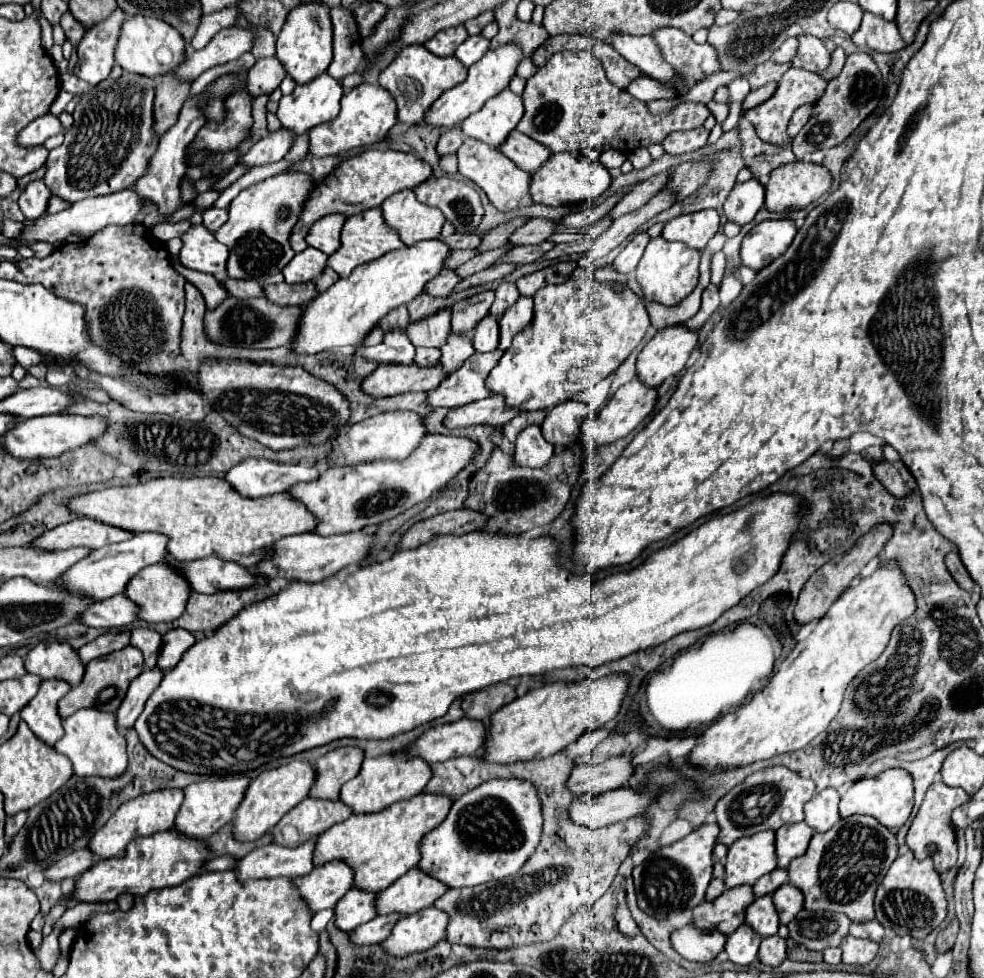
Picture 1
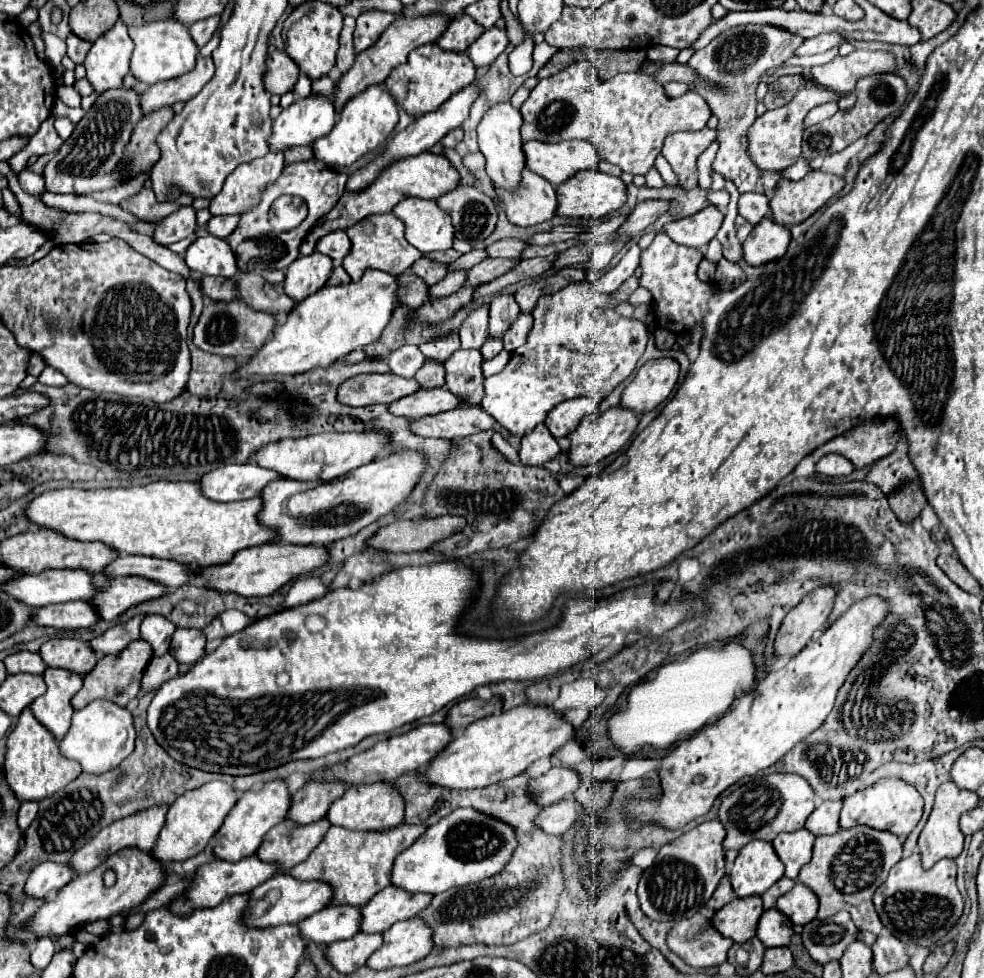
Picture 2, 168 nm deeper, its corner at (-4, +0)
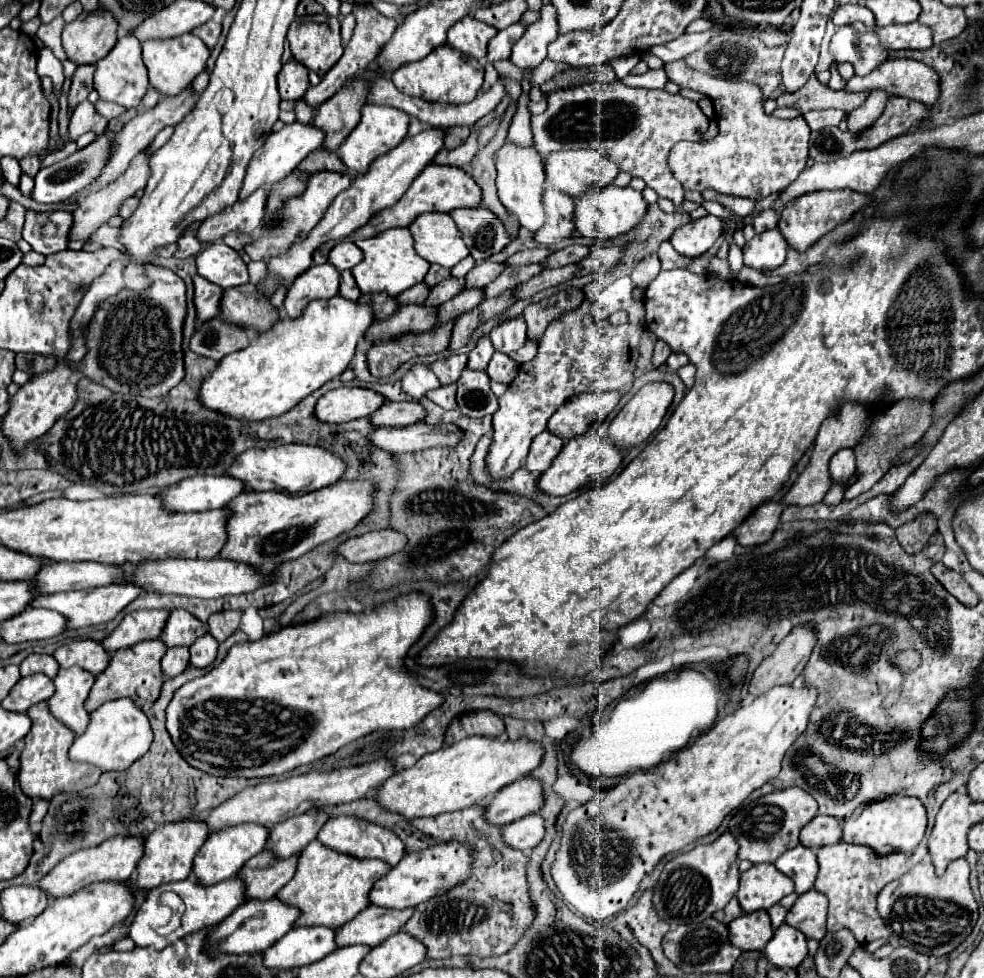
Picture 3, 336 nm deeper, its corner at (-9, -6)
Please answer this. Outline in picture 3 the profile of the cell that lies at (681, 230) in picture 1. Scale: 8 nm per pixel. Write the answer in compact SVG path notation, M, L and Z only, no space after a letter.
M707 214L699 220L691 220L689 224L677 228L671 236L671 246L679 254L695 258L705 254L721 234L723 234L723 220Z

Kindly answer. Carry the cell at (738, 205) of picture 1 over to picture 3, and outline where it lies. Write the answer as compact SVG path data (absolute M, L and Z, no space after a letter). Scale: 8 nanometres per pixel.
M761 210L761 212L757 212L757 214L753 216L751 226L755 228L757 234L761 234L761 232L765 232L765 230L773 230L773 228L777 226L777 222L779 222L779 216L777 216L775 210Z

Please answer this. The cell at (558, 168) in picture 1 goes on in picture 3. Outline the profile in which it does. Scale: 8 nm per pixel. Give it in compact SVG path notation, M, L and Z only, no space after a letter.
M605 186L605 188L589 188L589 192L585 192L585 196L579 196L575 200L575 234L579 236L587 236L587 238L599 238L599 240L607 240L607 238L615 238L619 234L629 232L645 214L647 210L647 202L643 200L641 192L633 190L633 188L619 188L619 186Z

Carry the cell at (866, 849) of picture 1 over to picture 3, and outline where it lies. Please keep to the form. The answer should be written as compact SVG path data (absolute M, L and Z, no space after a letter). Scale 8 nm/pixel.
M837 842L833 846L817 848L817 862L819 874L815 880L815 890L829 898L827 930L835 932L839 928L849 928L861 944L869 944L879 938L889 938L889 932L885 930L885 924L875 908L875 900L885 884L903 876L909 870L907 856L901 852L877 856L873 848L865 848L863 844Z

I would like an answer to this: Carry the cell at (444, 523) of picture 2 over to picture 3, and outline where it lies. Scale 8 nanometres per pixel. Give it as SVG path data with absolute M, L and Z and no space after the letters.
M375 530L357 538L349 538L339 546L339 554L349 562L373 562L389 558L405 548L407 540L397 530Z

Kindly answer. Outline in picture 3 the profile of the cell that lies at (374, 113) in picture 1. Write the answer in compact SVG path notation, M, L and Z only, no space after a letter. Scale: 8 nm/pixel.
M365 104L361 108L359 124L353 128L353 132L343 140L343 144L337 150L339 158L351 172L363 174L377 156L389 152L407 136L407 128L409 128L409 116L405 116L405 112L397 112L397 108L385 104Z

